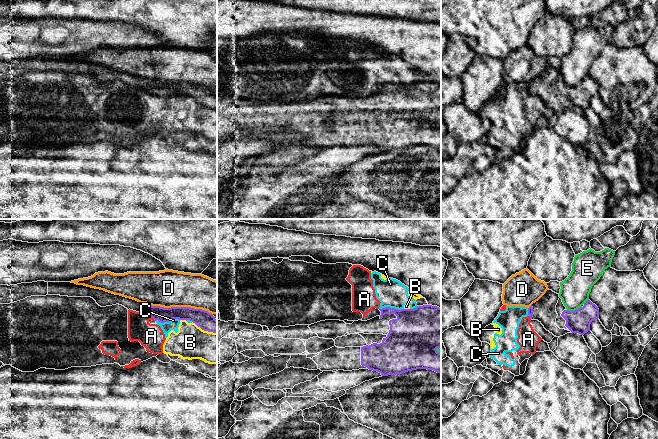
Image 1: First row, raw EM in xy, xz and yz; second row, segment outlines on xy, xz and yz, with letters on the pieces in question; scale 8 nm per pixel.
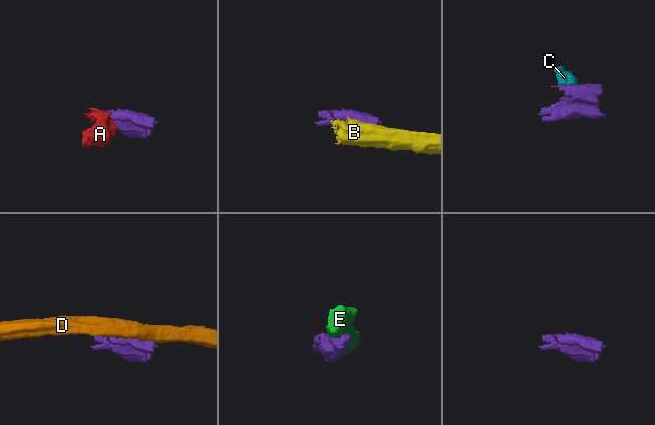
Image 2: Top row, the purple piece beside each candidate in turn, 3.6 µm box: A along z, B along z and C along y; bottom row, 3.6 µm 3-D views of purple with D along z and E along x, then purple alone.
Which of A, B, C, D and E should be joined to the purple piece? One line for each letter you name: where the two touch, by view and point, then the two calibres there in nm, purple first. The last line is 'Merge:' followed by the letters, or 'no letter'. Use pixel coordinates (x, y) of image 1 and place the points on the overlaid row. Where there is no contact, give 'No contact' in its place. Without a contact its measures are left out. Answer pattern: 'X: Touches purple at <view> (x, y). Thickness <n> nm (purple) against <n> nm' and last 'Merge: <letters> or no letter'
Merge: no letter

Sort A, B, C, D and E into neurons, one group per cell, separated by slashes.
A B C / D / E

